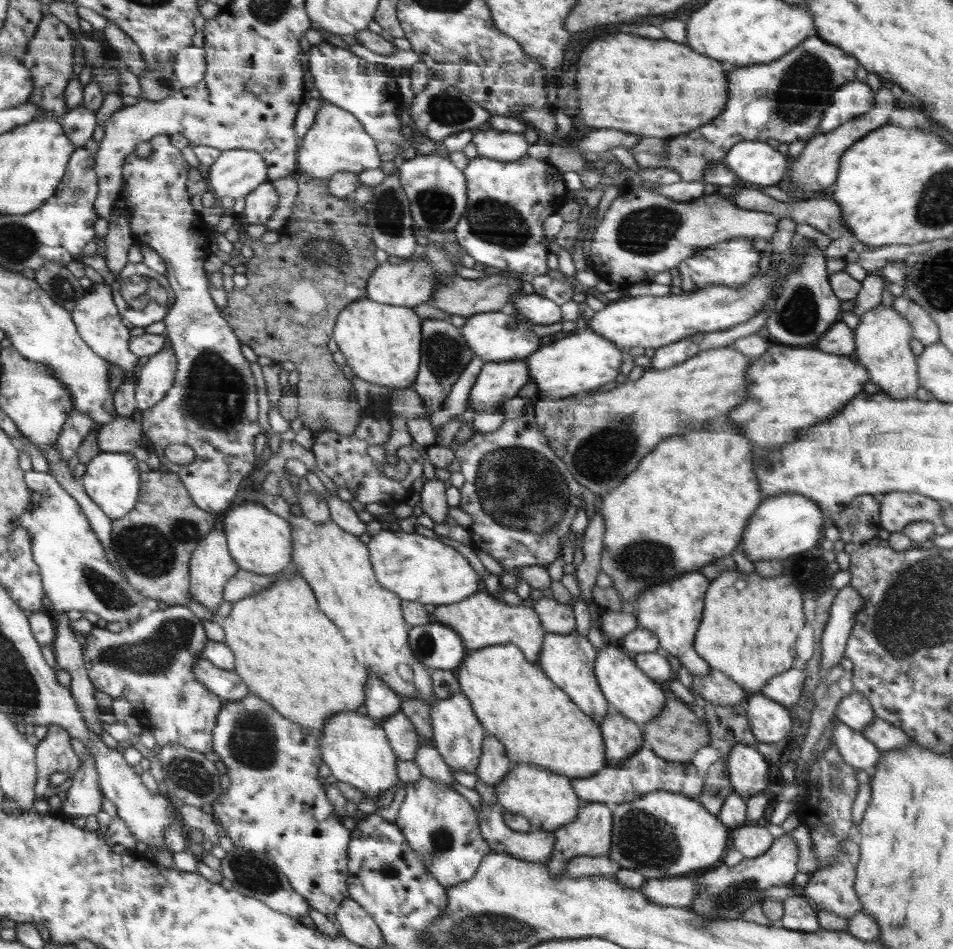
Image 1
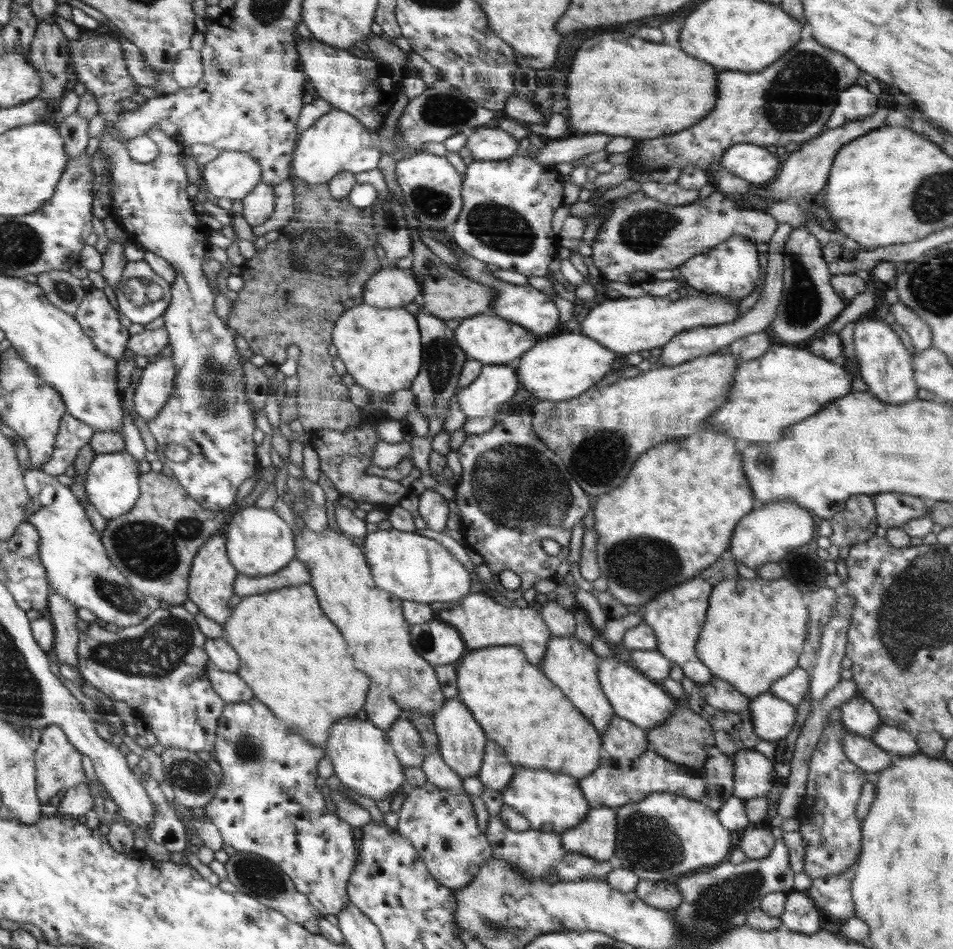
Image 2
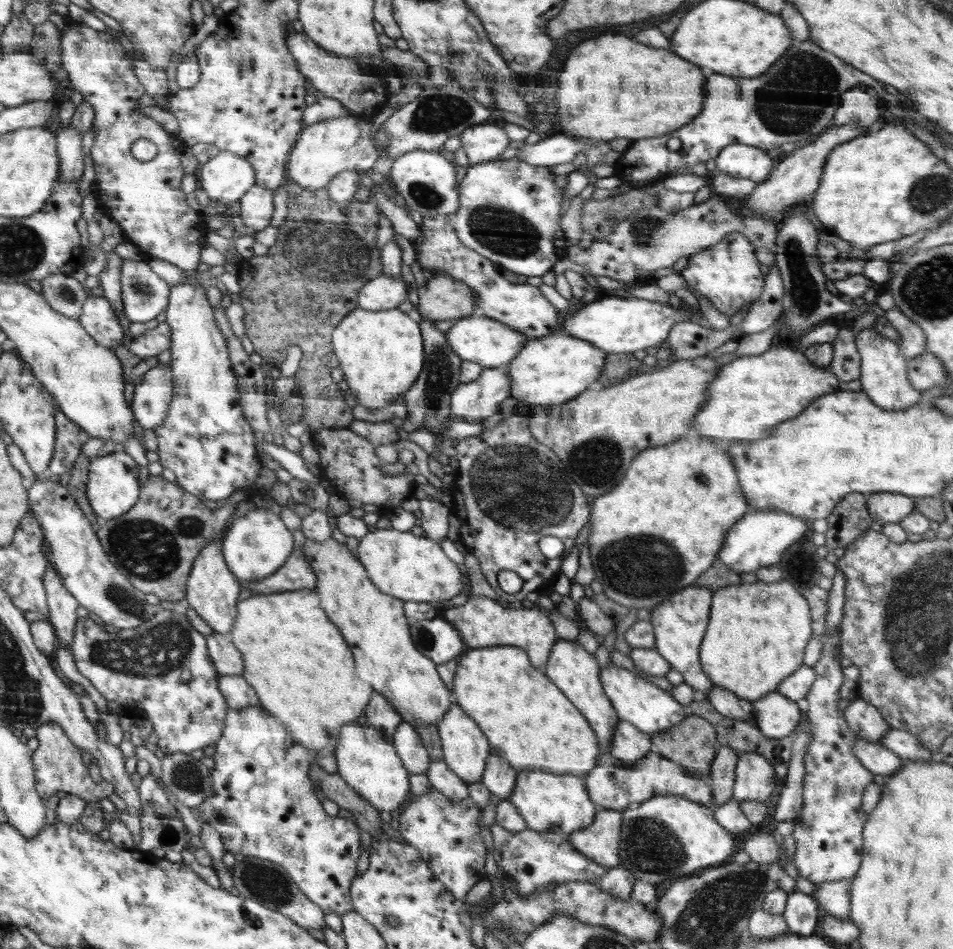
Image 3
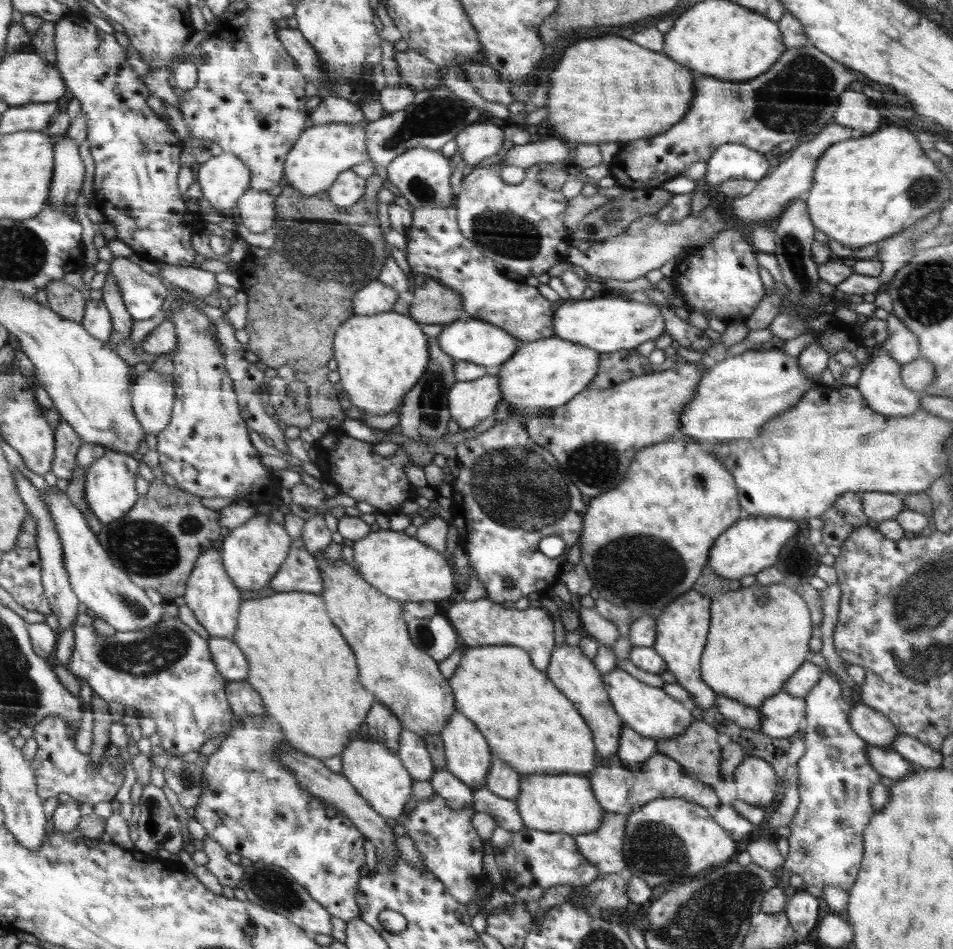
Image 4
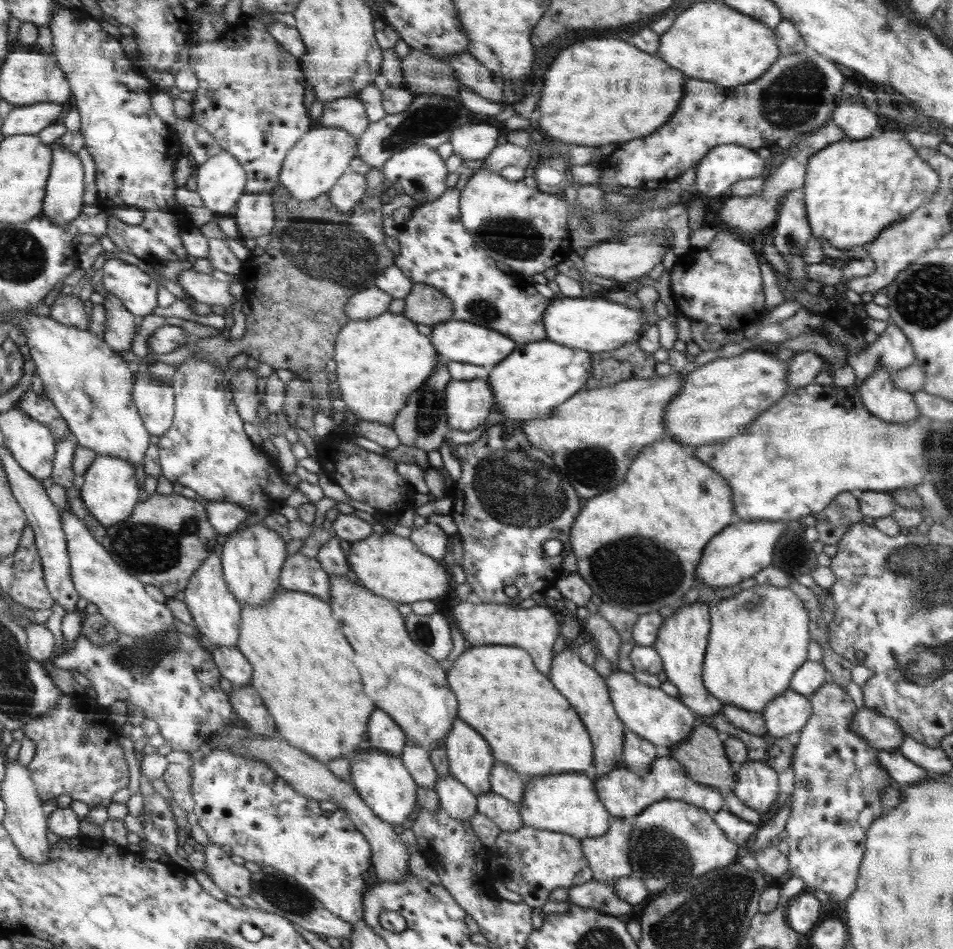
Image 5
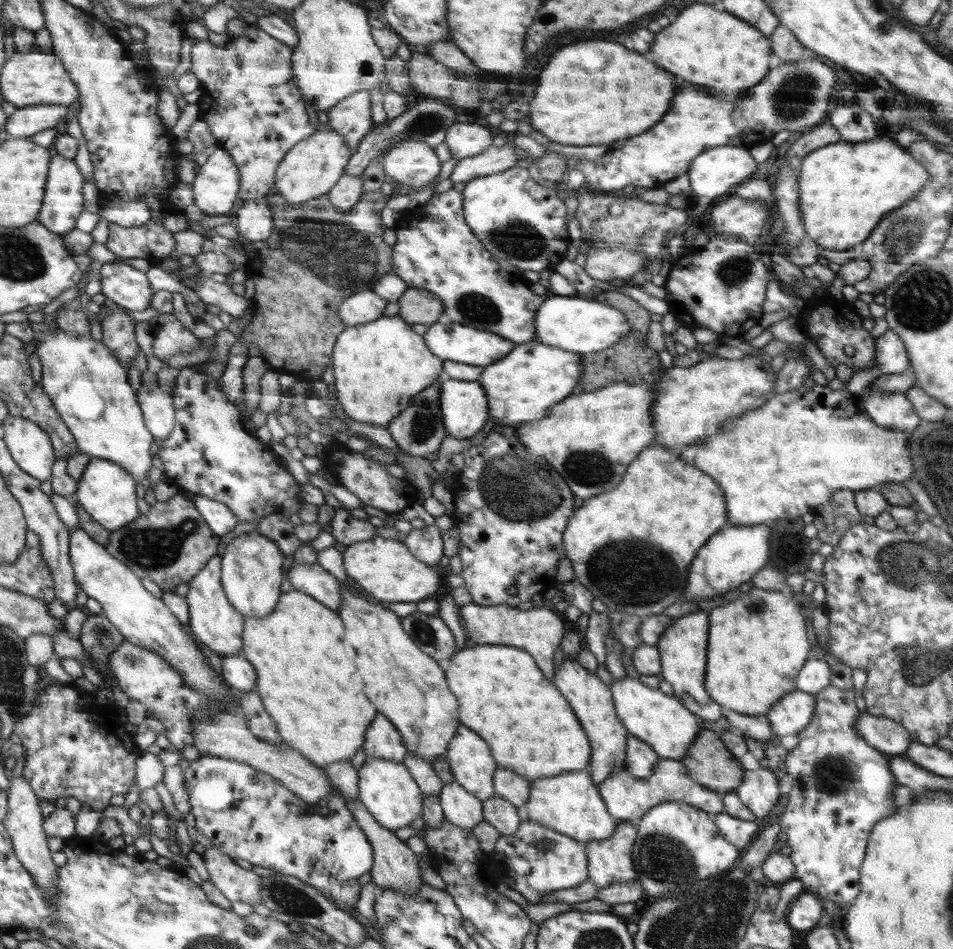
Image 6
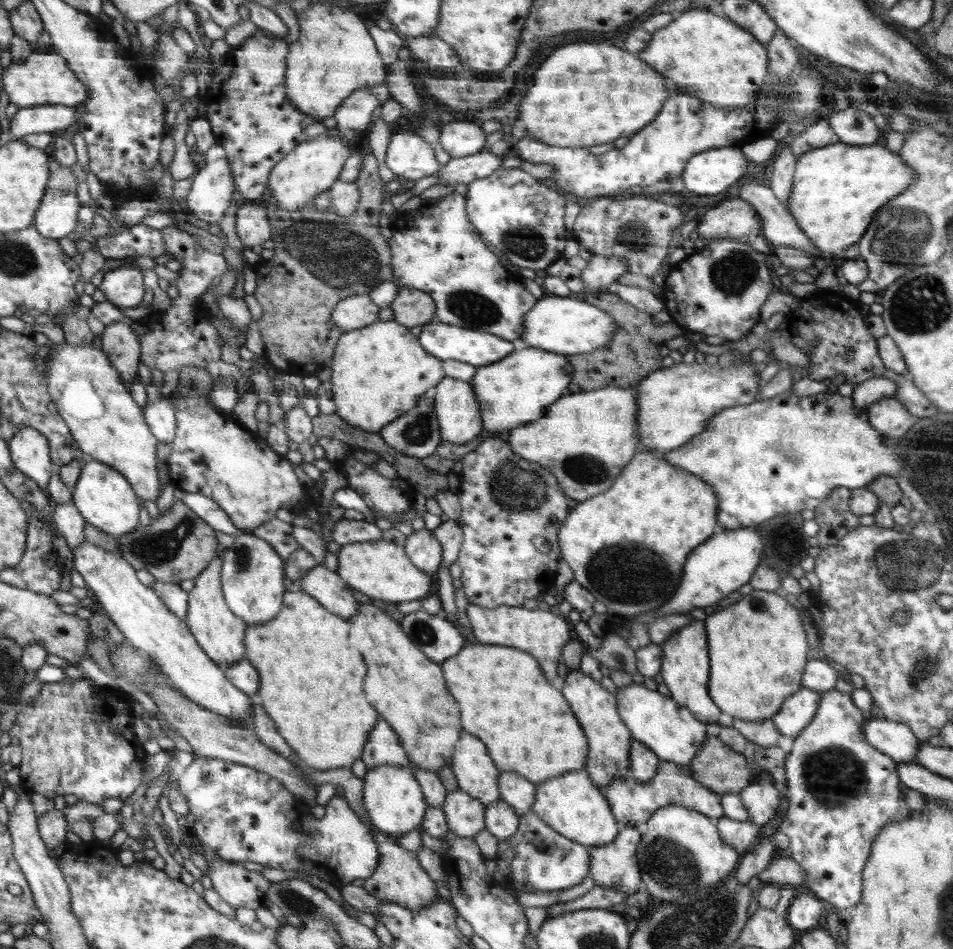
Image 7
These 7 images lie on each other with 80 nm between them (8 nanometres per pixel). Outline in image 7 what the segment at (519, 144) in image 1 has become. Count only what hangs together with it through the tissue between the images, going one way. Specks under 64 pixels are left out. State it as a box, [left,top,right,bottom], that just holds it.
[439,121,487,158]

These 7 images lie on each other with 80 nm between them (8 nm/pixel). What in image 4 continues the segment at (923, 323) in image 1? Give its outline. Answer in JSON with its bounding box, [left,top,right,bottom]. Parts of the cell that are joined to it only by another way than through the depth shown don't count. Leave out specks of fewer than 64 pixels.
[881,314,920,365]

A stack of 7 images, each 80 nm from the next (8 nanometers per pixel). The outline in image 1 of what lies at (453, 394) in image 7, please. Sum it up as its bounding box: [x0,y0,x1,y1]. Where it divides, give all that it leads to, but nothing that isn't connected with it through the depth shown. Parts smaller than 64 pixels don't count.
[468,360,528,414]

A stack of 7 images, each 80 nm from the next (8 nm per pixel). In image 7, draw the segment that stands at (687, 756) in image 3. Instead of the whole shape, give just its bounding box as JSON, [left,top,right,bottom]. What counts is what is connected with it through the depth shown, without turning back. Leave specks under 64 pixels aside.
[689,735,755,795]

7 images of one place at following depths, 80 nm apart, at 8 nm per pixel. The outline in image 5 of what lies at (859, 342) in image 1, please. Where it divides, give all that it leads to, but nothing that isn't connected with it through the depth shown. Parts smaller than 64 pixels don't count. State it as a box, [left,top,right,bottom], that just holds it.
[858,366,920,424]

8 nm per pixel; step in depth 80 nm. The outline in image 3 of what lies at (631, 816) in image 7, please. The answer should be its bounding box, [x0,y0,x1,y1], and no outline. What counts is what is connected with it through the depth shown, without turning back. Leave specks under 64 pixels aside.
[583,751,713,812]

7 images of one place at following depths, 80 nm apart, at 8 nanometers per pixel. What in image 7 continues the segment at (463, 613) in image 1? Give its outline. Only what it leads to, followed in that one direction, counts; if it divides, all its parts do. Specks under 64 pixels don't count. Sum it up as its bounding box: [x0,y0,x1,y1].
[466,604,570,680]

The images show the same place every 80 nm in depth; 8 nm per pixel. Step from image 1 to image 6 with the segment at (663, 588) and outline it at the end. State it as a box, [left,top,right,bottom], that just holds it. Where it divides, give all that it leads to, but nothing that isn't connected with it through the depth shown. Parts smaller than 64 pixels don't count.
[655,609,722,721]

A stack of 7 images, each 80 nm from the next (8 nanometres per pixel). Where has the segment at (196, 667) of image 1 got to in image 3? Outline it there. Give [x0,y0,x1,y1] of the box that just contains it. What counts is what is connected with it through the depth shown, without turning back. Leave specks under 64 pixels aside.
[217,674,261,708]

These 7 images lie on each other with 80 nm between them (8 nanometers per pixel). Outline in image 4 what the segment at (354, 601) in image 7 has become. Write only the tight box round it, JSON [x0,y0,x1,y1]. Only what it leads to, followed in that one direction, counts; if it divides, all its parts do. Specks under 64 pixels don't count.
[269,536,325,595]

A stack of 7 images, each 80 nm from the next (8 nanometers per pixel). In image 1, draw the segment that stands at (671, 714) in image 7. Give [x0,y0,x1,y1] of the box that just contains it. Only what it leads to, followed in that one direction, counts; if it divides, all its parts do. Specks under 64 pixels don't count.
[594,646,666,727]

